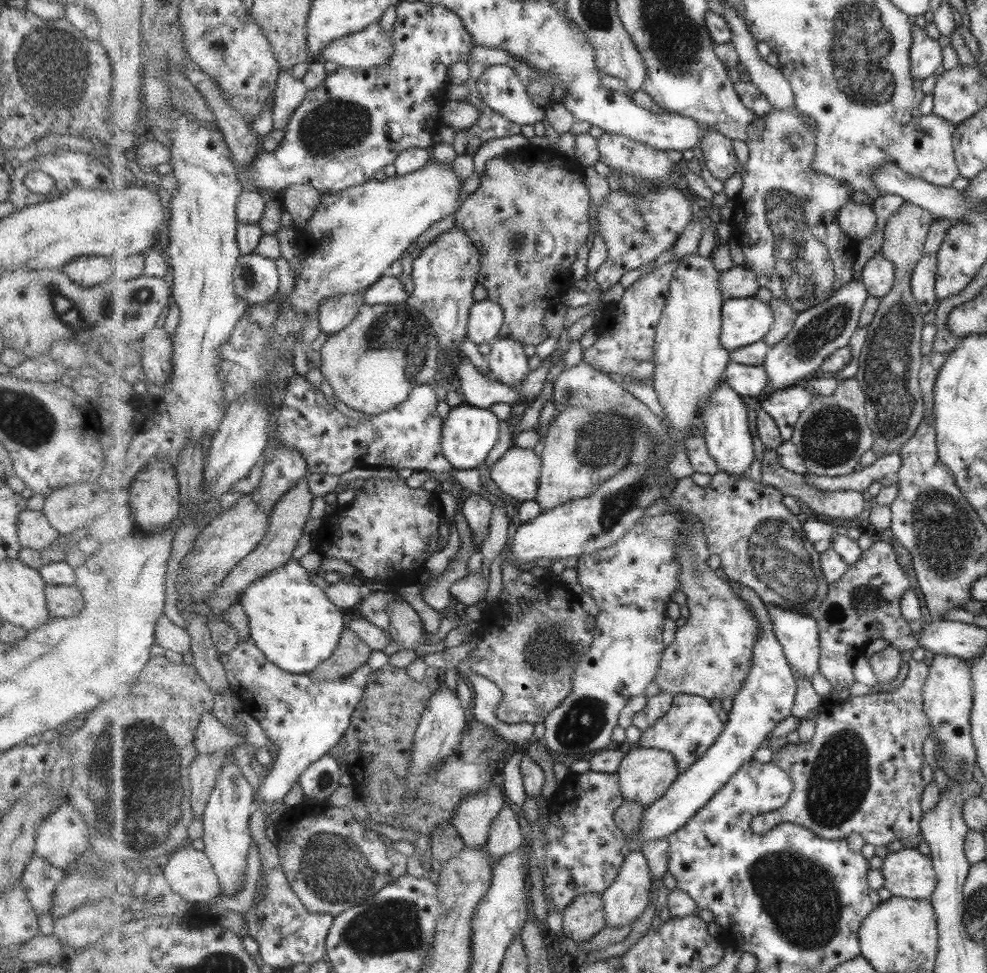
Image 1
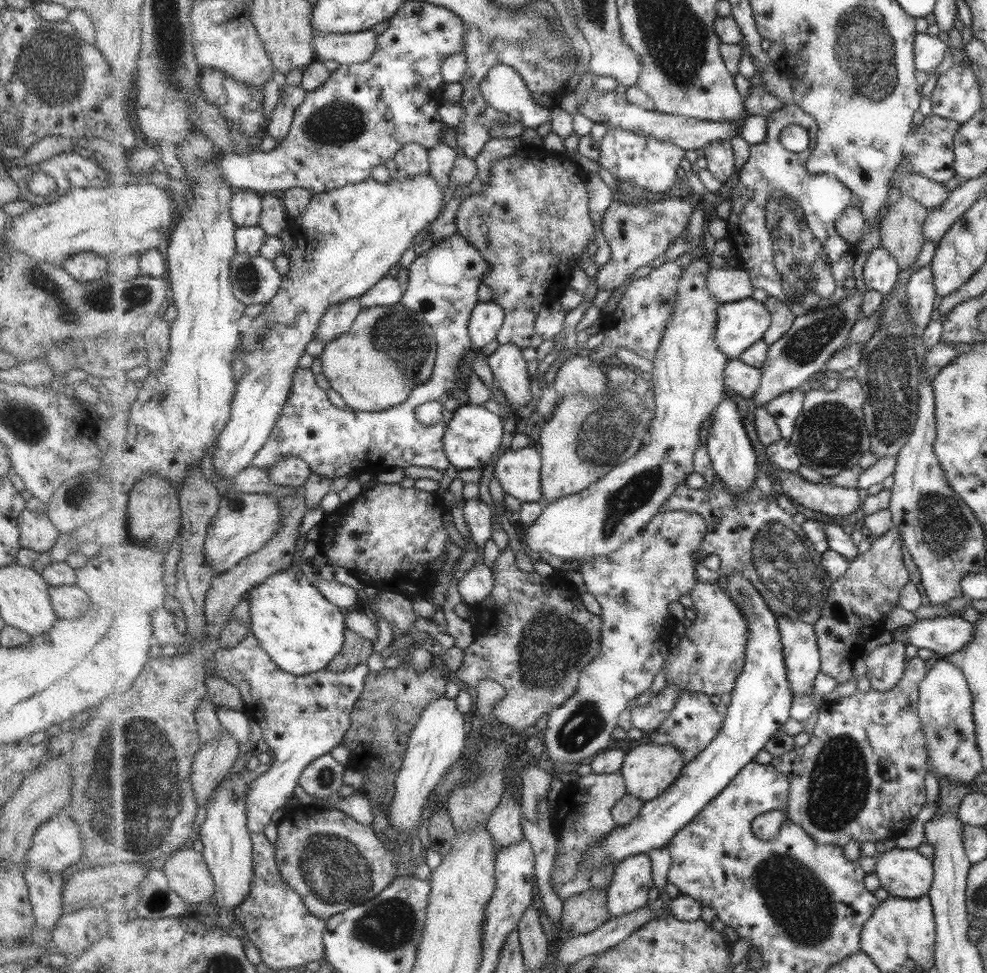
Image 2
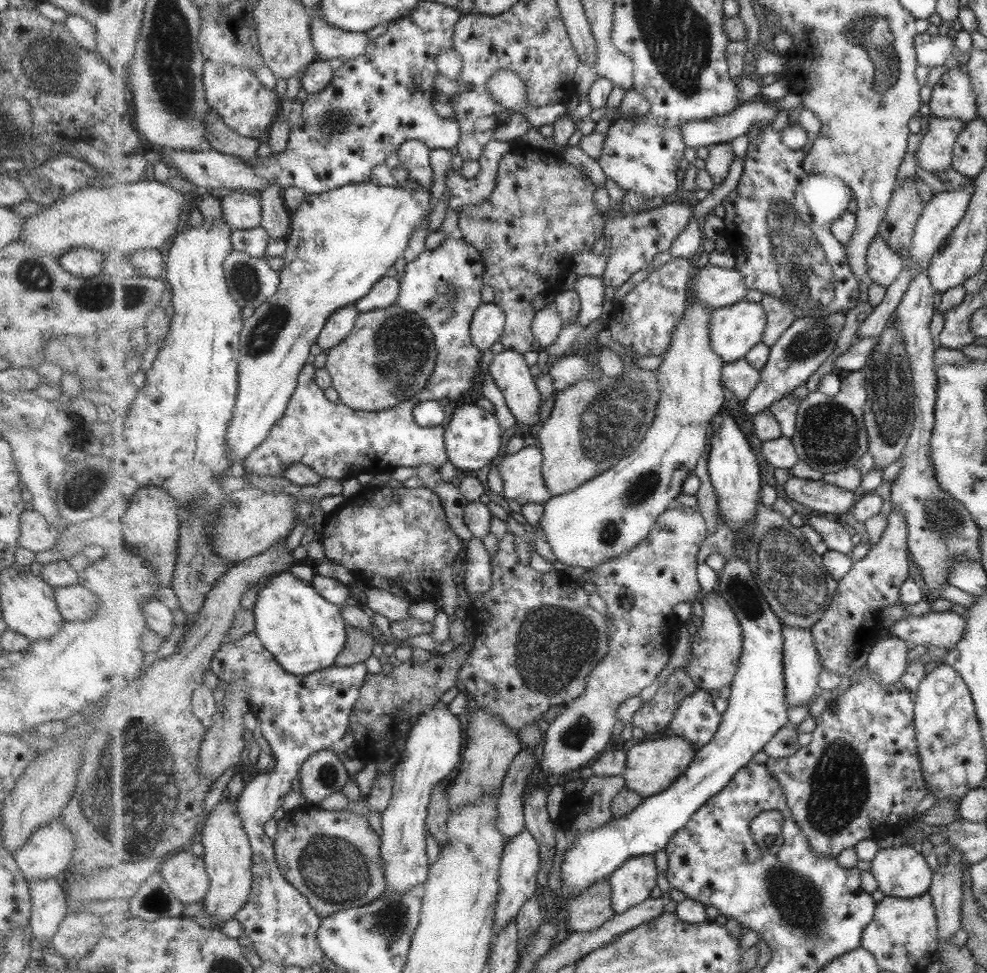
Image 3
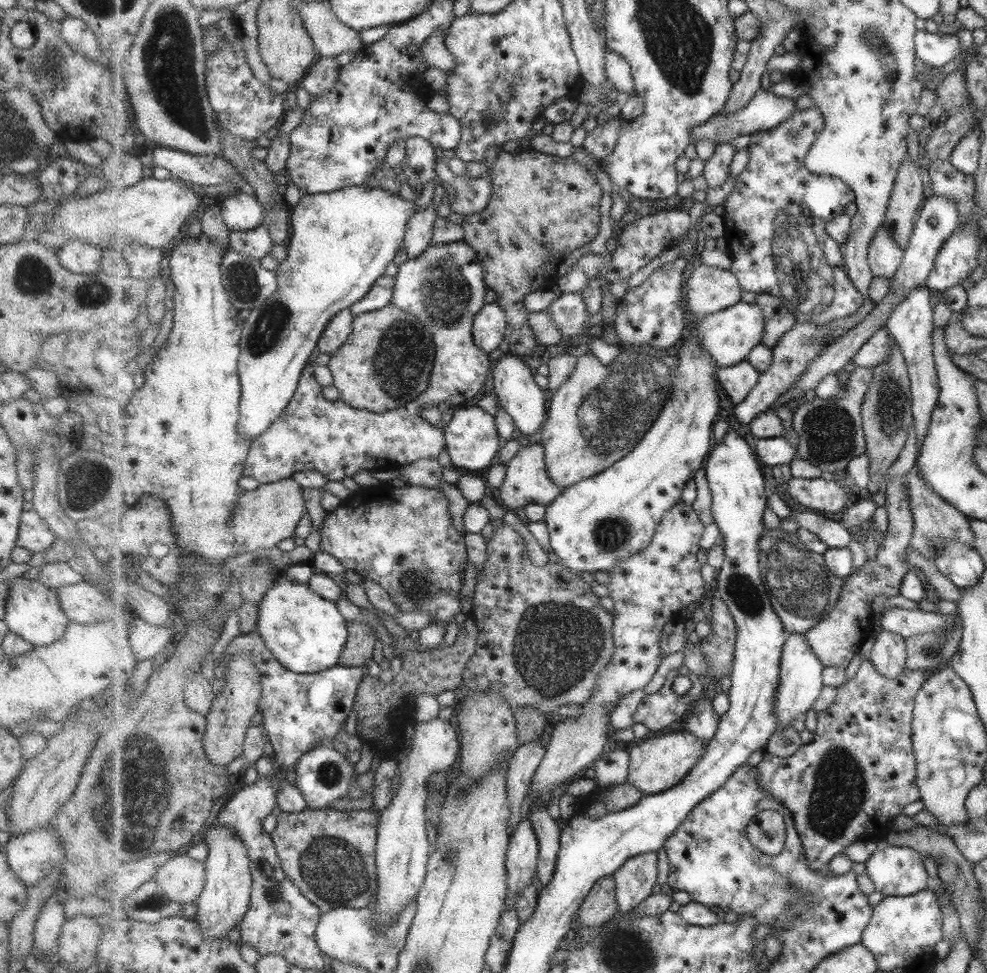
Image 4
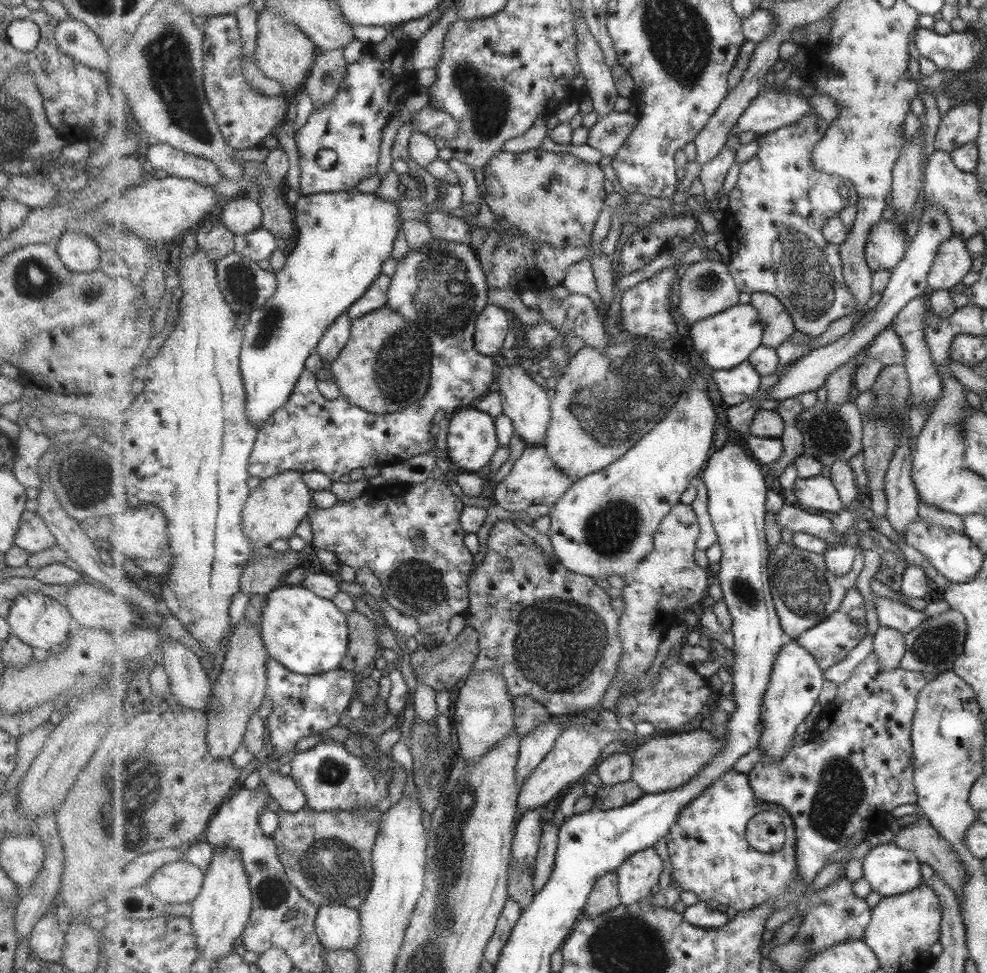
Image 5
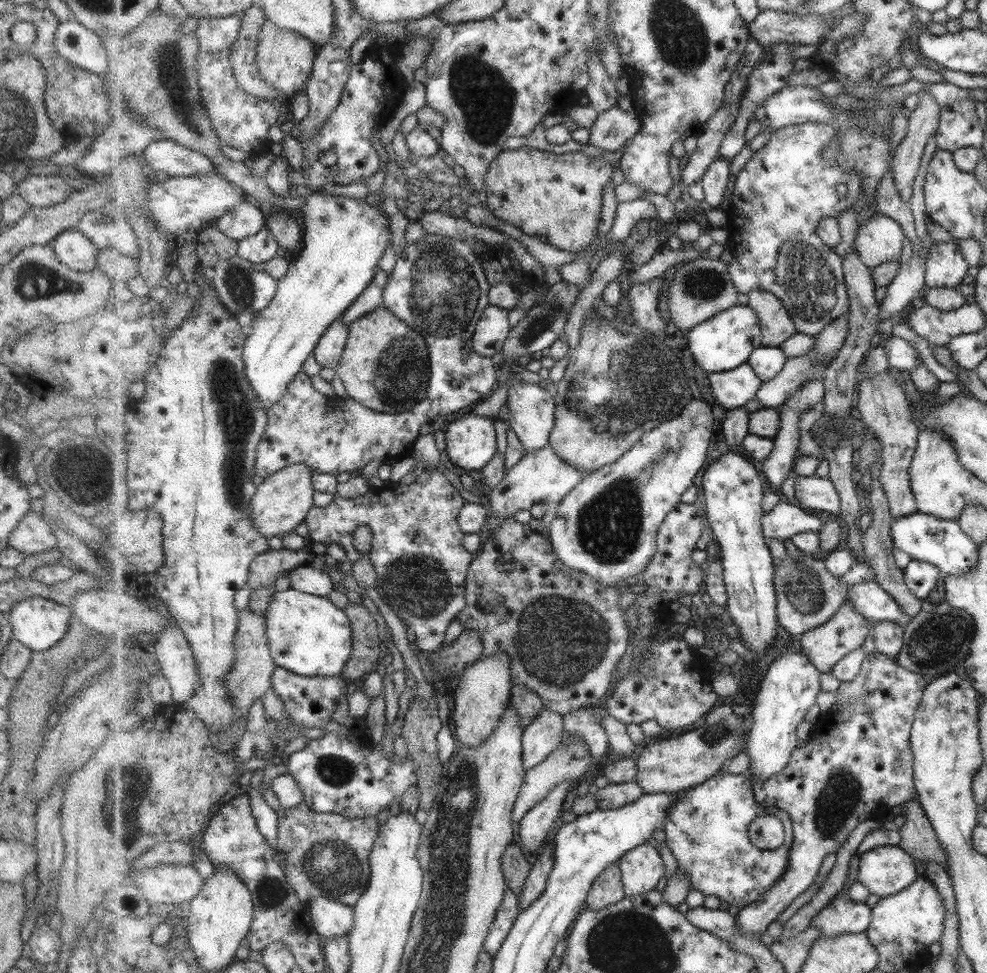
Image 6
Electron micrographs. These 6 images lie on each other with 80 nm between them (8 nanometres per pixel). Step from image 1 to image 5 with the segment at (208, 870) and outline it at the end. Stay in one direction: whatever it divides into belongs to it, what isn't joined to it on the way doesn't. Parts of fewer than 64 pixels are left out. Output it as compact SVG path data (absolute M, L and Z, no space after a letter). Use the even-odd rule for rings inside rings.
M183 858L158 868L147 885L162 901L185 905L202 893L205 879L203 869Z

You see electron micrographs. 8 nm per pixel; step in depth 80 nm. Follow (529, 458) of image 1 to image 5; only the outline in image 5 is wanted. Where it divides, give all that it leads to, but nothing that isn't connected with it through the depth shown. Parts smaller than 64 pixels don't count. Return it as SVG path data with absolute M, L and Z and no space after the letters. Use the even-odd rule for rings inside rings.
M533 445L524 449L519 460L515 463L511 474L496 484L494 499L496 504L505 510L512 512L527 510L533 504L554 505L575 482L568 474L552 461L551 455L548 454L547 447Z

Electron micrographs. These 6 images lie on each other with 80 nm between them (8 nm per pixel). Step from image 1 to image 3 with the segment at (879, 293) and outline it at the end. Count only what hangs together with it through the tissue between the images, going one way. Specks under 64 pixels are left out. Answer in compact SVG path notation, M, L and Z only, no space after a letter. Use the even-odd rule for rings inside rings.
M878 234L868 250L868 282L889 288L899 278L905 264L907 262L899 251L893 250Z

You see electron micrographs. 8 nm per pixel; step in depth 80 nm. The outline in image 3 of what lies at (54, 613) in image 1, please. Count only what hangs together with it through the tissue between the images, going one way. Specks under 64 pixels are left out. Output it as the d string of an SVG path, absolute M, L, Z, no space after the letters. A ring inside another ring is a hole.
M82 585L55 587L53 597L64 622L85 622L99 608L97 597Z

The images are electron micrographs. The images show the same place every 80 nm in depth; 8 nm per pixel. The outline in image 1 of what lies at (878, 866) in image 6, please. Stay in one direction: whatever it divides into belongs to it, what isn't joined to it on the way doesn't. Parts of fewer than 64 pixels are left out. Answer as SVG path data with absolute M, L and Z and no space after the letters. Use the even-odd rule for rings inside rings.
M914 848L889 852L881 866L885 887L898 897L929 901L936 888L931 861Z

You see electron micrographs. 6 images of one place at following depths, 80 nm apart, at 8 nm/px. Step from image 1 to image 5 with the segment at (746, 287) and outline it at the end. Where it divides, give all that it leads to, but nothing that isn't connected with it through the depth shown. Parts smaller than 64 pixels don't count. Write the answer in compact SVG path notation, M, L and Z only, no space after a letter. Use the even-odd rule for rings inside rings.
M705 258L703 261L691 264L685 270L679 284L678 312L691 326L704 318L715 316L739 304L741 291L738 289L736 279L732 277L728 265L721 262L713 262Z

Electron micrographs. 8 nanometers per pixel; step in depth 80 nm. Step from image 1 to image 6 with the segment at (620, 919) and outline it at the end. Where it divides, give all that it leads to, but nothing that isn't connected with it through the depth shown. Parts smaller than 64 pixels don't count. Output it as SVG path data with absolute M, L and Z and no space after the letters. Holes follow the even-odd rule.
M648 843L627 853L617 865L622 872L626 898L651 892L665 876L665 862L659 850Z

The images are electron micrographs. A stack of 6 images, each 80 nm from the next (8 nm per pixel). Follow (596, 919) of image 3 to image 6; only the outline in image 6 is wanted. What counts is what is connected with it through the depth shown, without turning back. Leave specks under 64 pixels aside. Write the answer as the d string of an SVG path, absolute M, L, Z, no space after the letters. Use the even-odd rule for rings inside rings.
M617 864L608 866L592 885L587 908L603 910L609 905L617 904L626 898L622 872Z

